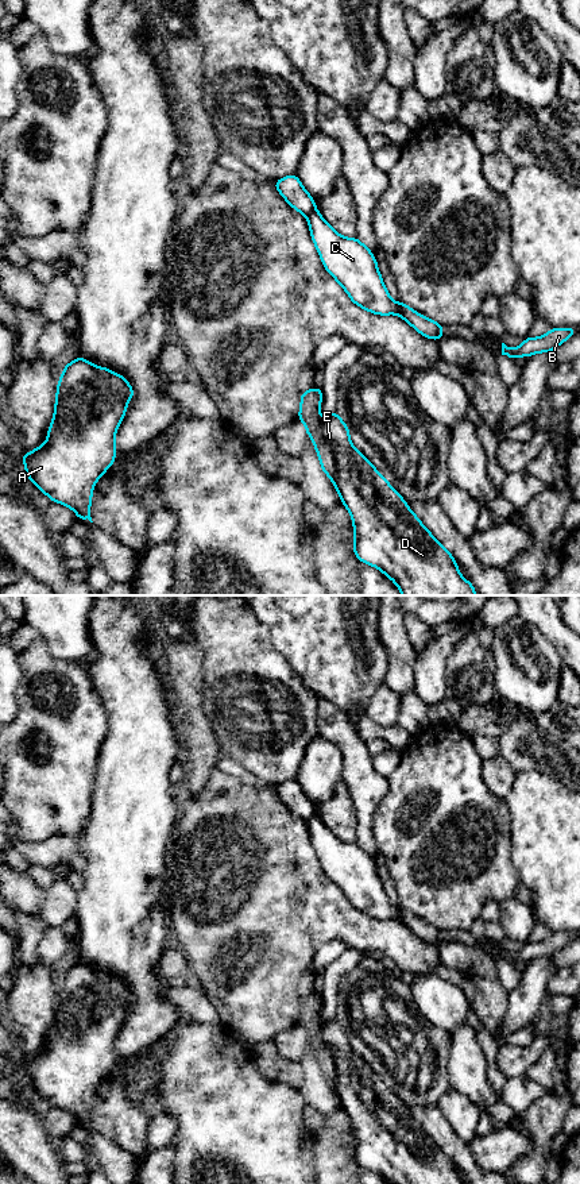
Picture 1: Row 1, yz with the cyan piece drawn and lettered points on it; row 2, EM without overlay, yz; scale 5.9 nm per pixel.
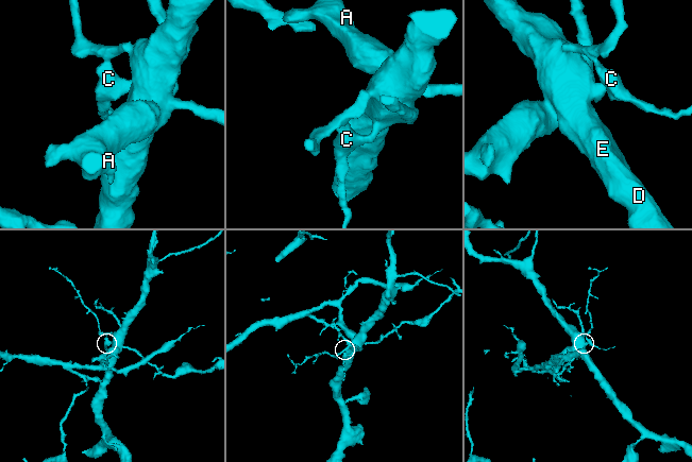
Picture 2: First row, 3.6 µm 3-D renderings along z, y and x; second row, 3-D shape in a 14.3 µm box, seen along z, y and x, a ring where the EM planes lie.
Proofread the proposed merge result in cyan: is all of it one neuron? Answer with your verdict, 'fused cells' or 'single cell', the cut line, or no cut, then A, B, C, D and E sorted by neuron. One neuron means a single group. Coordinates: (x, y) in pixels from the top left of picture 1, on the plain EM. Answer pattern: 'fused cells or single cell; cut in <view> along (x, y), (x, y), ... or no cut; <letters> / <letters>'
fused cells; cut in yz along (314, 813), (306, 821); A B C / D E

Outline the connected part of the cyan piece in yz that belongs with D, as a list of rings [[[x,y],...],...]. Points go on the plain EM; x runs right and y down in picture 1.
[[[321,992],[301,998],[298,1025],[306,1033],[322,1076],[330,1083],[353,1126],[353,1158],[391,1184],[464,1184],[456,1164],[424,1131],[401,1099],[382,1081],[371,1067],[352,1050],[349,1033],[337,1017],[321,1022]]]

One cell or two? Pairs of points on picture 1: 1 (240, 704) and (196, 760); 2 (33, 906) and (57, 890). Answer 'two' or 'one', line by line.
1: two
2: two

